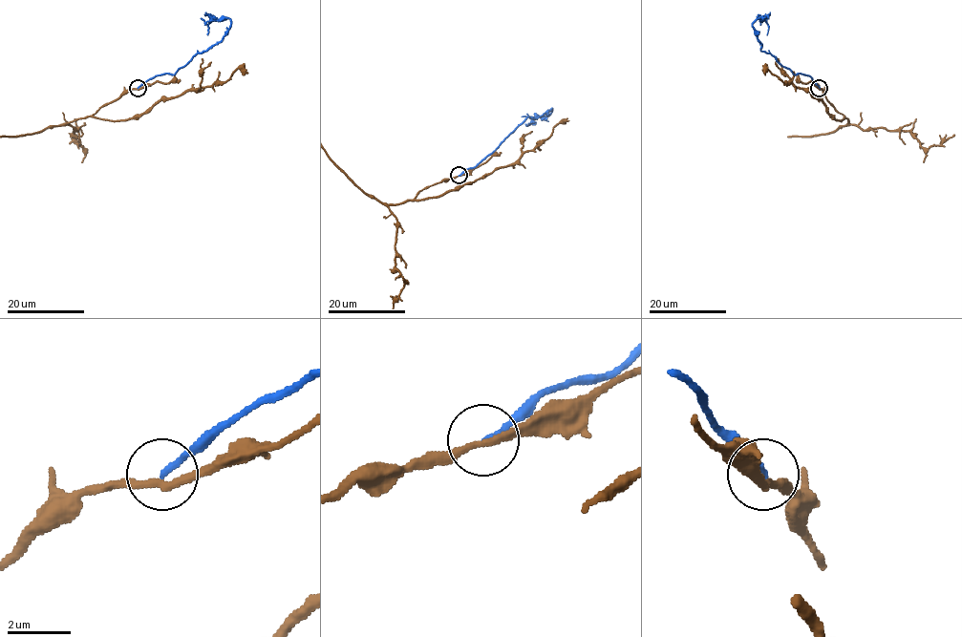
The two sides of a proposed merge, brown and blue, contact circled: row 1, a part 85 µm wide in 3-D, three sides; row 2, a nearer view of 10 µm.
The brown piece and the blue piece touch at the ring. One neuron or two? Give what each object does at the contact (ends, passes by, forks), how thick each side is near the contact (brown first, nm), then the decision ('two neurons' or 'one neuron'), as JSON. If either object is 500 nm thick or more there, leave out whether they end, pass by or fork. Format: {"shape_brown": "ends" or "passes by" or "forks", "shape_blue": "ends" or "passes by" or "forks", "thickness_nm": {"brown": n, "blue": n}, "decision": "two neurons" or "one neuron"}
{"shape_brown": "passes by", "shape_blue": "ends", "thickness_nm": {"brown": 220, "blue": 190}, "decision": "two neurons"}

